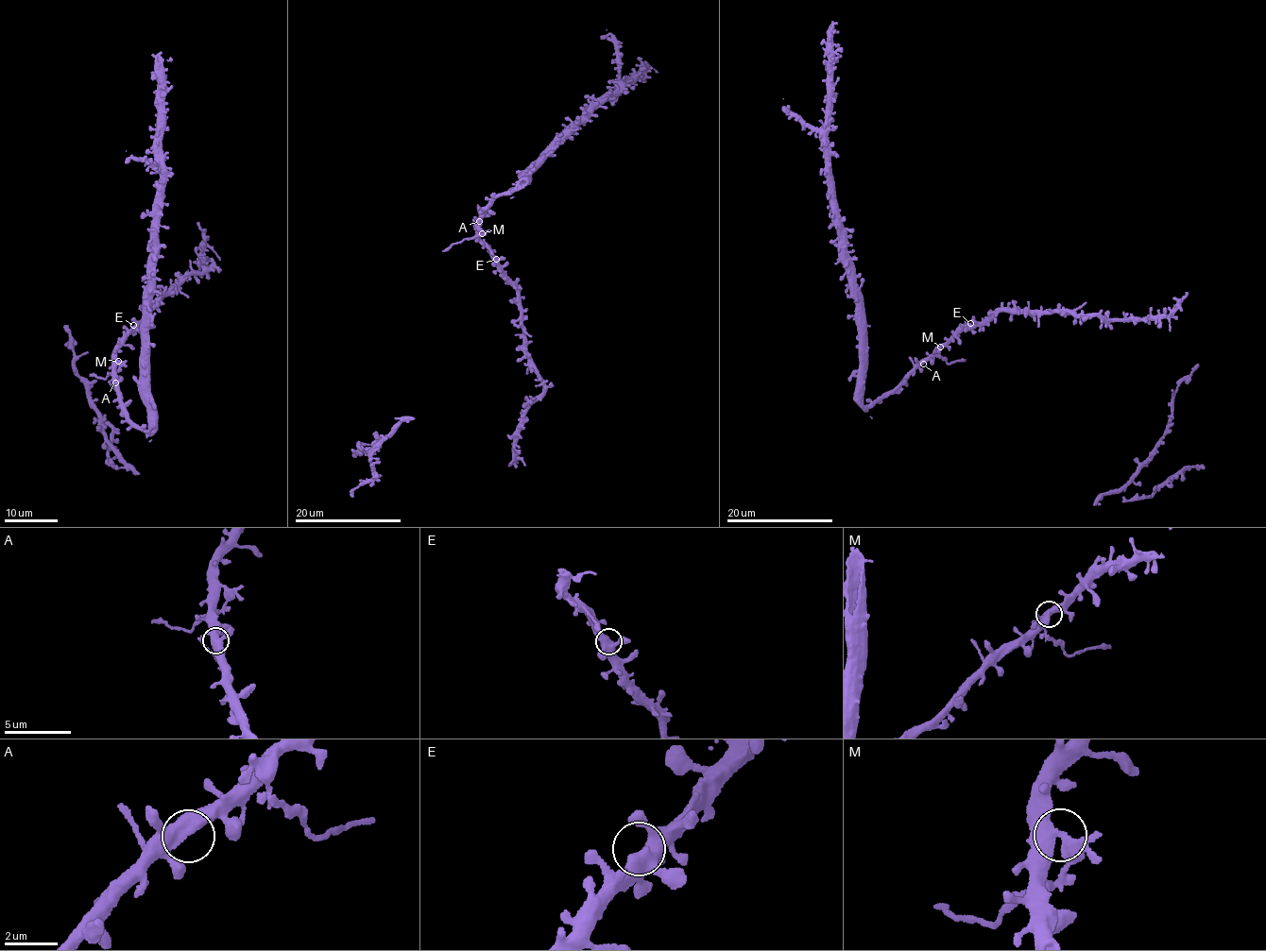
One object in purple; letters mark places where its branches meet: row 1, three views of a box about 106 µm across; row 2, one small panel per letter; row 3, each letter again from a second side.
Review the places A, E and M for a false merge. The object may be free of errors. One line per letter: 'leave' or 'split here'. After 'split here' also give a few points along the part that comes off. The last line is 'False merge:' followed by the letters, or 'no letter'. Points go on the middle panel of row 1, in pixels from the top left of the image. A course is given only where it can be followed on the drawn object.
A: leave
E: leave
M: split here; course (482, 233), (453, 243), (442, 251)
False merge: M

